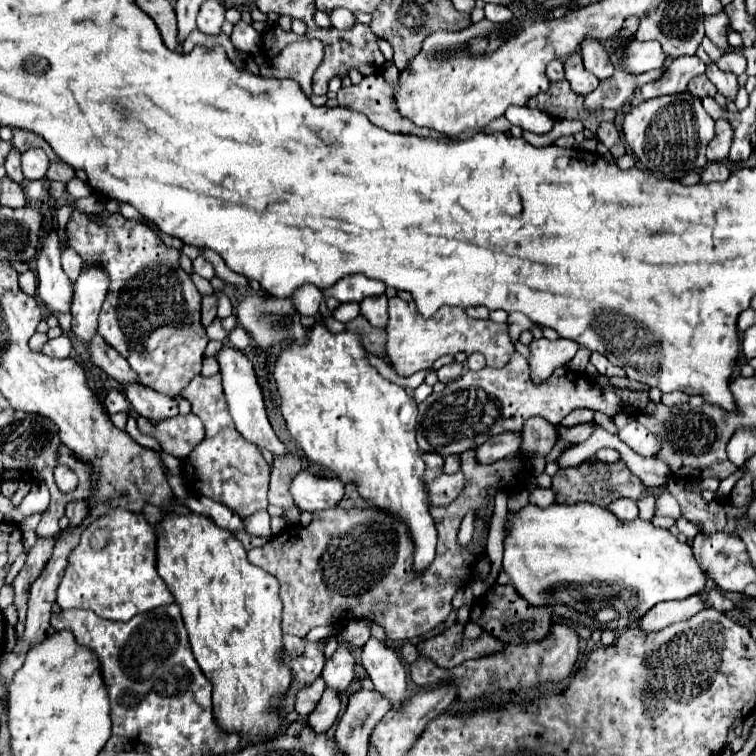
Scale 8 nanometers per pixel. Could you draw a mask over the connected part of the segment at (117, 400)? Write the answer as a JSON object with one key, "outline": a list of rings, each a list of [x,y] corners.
{"outline":[[[108,389],[108,395],[104,399],[104,405],[106,405],[106,409],[108,409],[110,415],[114,415],[118,411],[130,411],[128,399],[118,389]]]}

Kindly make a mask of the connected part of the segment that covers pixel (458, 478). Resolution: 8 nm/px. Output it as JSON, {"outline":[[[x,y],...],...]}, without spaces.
{"outline":[[[452,473],[452,475],[440,475],[436,481],[430,481],[428,485],[430,501],[432,505],[448,505],[452,503],[464,489],[464,473]]]}

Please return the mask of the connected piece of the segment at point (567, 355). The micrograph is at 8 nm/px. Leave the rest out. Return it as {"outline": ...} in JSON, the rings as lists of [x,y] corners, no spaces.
{"outline":[[[546,337],[534,339],[530,343],[532,355],[528,361],[530,369],[532,369],[532,379],[536,379],[536,383],[544,381],[552,373],[552,369],[566,365],[576,355],[578,347],[580,345],[576,341],[562,339],[562,337],[554,339],[554,341],[550,341]]]}

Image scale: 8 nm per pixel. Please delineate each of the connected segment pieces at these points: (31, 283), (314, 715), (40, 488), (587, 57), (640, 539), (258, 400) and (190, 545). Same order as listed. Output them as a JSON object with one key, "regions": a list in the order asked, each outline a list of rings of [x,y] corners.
{"regions":[[[[26,271],[24,275],[20,275],[20,287],[24,289],[24,293],[36,295],[36,275],[34,275],[34,271]]],[[[326,689],[320,703],[316,705],[316,709],[308,715],[308,729],[314,735],[326,735],[328,729],[336,723],[340,711],[340,699],[338,693],[332,693],[332,689]]],[[[34,483],[30,493],[24,497],[24,501],[20,503],[20,509],[12,511],[12,515],[8,517],[10,523],[20,523],[22,517],[28,517],[32,513],[42,513],[48,509],[48,501],[50,501],[50,493],[46,489],[44,483]]],[[[588,41],[588,45],[582,45],[582,47],[580,47],[580,53],[582,53],[584,67],[586,67],[590,73],[594,73],[600,81],[612,77],[614,65],[612,65],[606,49],[602,47],[602,43]]],[[[528,503],[520,511],[508,511],[506,515],[506,537],[504,537],[504,561],[502,571],[510,577],[510,585],[516,593],[526,599],[530,605],[552,605],[552,589],[560,583],[601,583],[630,587],[640,595],[640,609],[646,613],[660,601],[686,599],[704,589],[706,573],[700,571],[700,565],[694,559],[694,553],[688,543],[680,543],[676,535],[668,529],[658,529],[650,521],[634,519],[620,521],[604,507],[590,503],[552,503],[548,507],[538,507]]],[[[222,347],[216,355],[218,365],[220,365],[220,377],[222,377],[222,387],[224,387],[224,395],[226,395],[226,403],[228,403],[228,411],[234,419],[236,429],[254,445],[268,449],[274,455],[286,455],[286,447],[280,443],[280,439],[276,437],[268,417],[266,417],[266,407],[264,407],[264,395],[262,395],[262,387],[258,383],[256,377],[256,369],[254,363],[240,351],[234,347]]],[[[190,513],[190,515],[176,515],[176,517],[168,517],[168,521],[162,521],[160,527],[158,527],[158,561],[156,561],[156,567],[158,567],[158,575],[166,581],[170,593],[174,595],[174,601],[180,605],[180,611],[182,611],[182,619],[184,619],[184,625],[186,625],[186,631],[188,631],[188,639],[190,639],[190,647],[192,647],[192,653],[204,673],[204,677],[212,683],[214,691],[212,691],[212,703],[214,703],[214,719],[218,725],[222,725],[224,731],[228,733],[236,733],[236,735],[242,735],[246,737],[248,741],[260,741],[262,737],[274,737],[280,727],[282,727],[282,711],[284,711],[284,701],[288,699],[288,691],[290,691],[290,685],[292,685],[292,673],[290,669],[286,667],[286,663],[280,659],[280,651],[284,649],[284,641],[282,641],[282,629],[280,629],[280,615],[282,615],[282,601],[280,601],[280,585],[276,581],[276,577],[272,577],[270,573],[262,571],[260,567],[252,565],[248,559],[246,559],[246,551],[242,547],[242,543],[226,529],[220,529],[210,517],[206,515],[196,515],[196,513]]]]}

